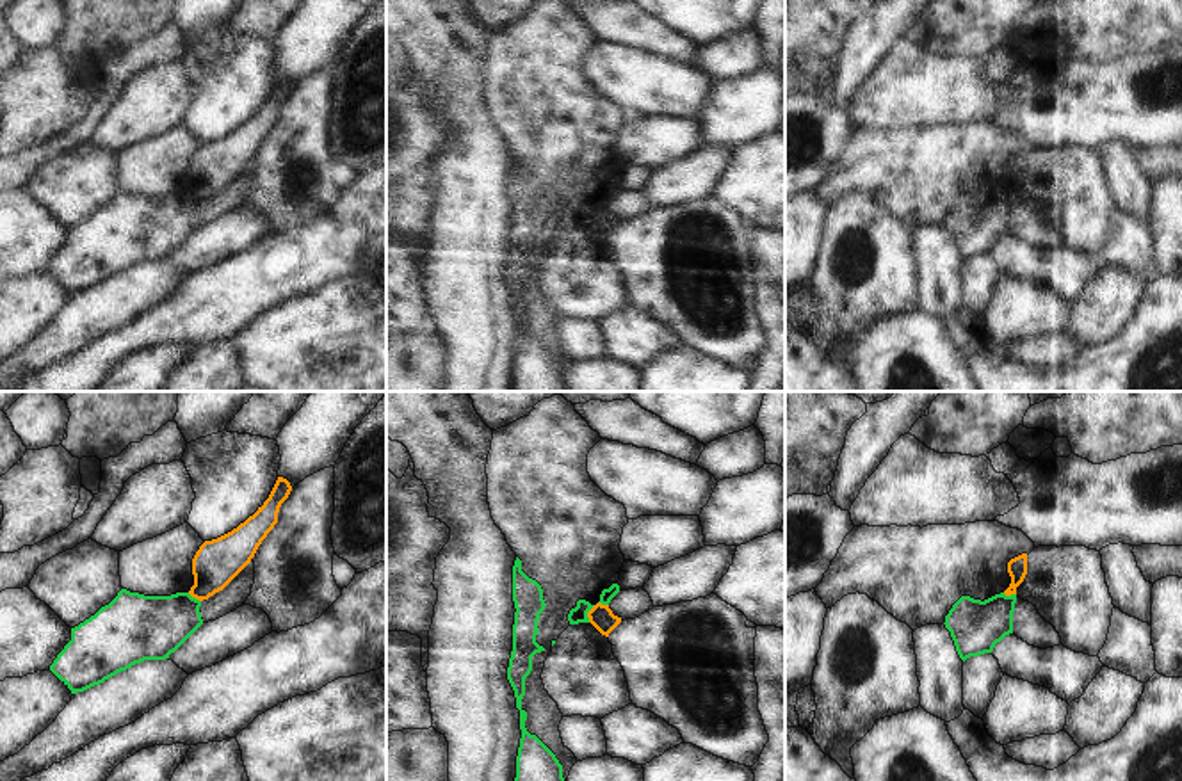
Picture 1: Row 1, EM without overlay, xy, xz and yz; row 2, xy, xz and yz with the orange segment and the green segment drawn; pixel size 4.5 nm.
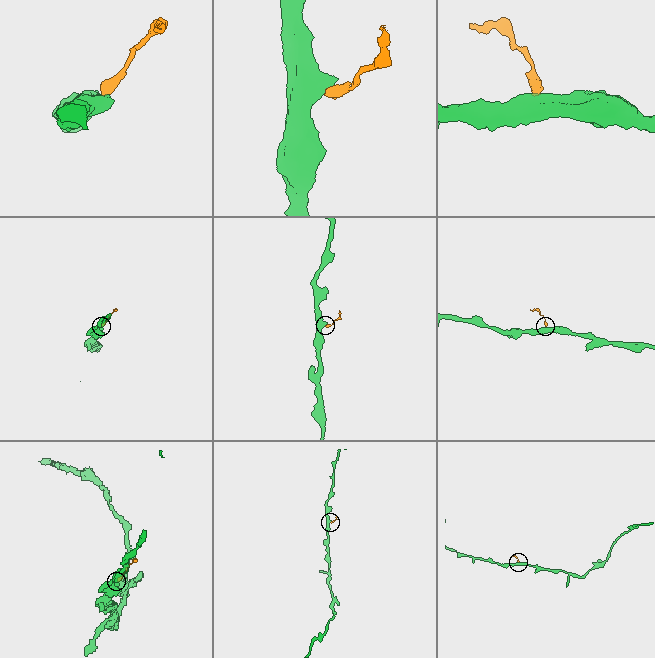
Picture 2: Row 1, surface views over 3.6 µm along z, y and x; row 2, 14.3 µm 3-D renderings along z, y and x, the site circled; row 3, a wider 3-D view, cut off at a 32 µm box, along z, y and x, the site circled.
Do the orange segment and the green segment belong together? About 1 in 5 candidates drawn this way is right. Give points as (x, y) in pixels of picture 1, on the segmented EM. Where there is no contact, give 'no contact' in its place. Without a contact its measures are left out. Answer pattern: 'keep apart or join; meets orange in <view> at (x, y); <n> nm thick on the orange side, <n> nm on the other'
keep apart; meets orange in xz at (588, 614); 110 nm thick on the orange side, 80 nm on the other

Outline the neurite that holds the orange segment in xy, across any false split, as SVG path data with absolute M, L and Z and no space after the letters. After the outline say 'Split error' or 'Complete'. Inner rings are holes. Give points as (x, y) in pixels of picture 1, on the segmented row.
M278 477L269 498L231 532L205 541L192 559L194 585L189 594L199 601L223 591L255 557L258 546L278 523L281 503L292 486Z. Complete

